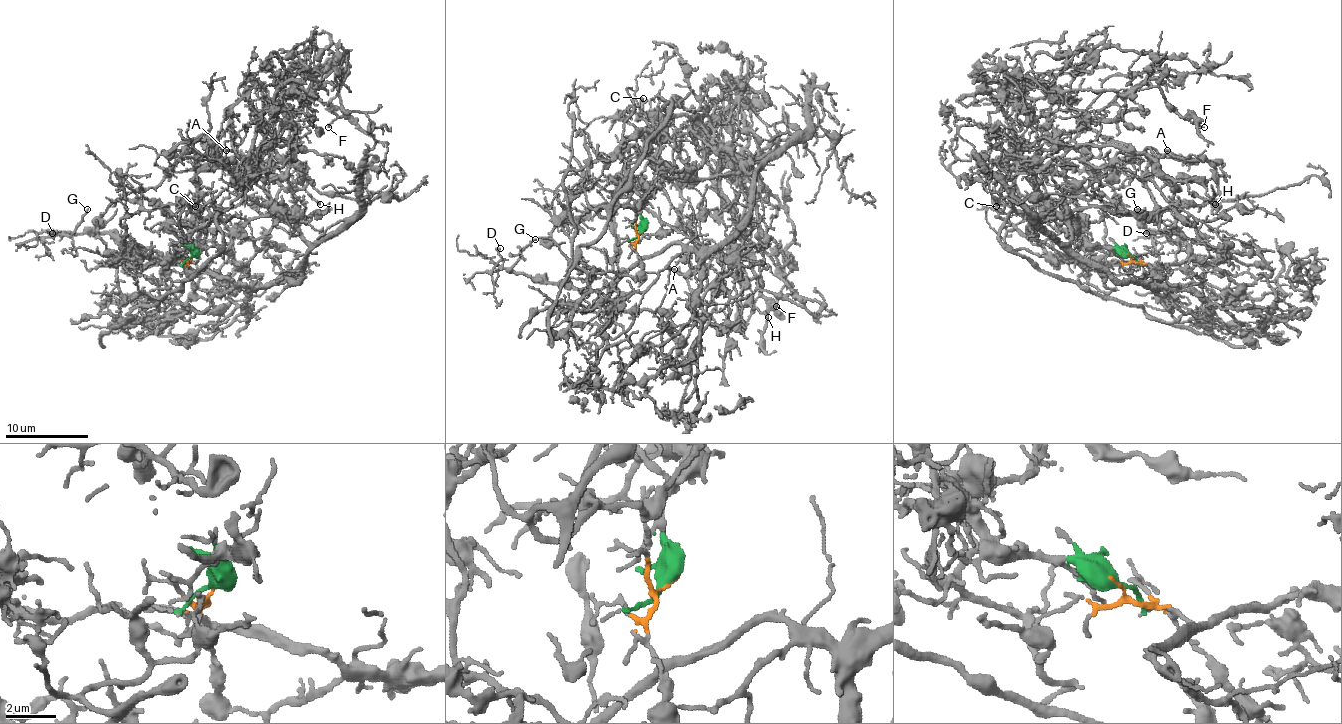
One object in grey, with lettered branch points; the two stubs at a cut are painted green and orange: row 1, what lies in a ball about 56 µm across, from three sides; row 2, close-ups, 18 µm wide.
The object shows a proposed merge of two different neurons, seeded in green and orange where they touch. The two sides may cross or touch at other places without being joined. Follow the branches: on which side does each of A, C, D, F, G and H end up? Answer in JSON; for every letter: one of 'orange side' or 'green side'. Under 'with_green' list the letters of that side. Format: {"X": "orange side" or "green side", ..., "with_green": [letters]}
{"A": "green side", "C": "green side", "D": "orange side", "F": "green side", "G": "orange side", "H": "green side", "with_green": ["A", "C", "F", "H"]}

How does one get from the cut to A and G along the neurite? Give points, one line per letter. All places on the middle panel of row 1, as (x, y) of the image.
A: (642, 232), (626, 180), (597, 211), (671, 102), (719, 154), (741, 226), (700, 290), (673, 269)
G: (642, 232), (636, 242), (638, 259), (613, 284), (593, 290), (535, 282), (512, 269), (519, 255), (535, 238)

